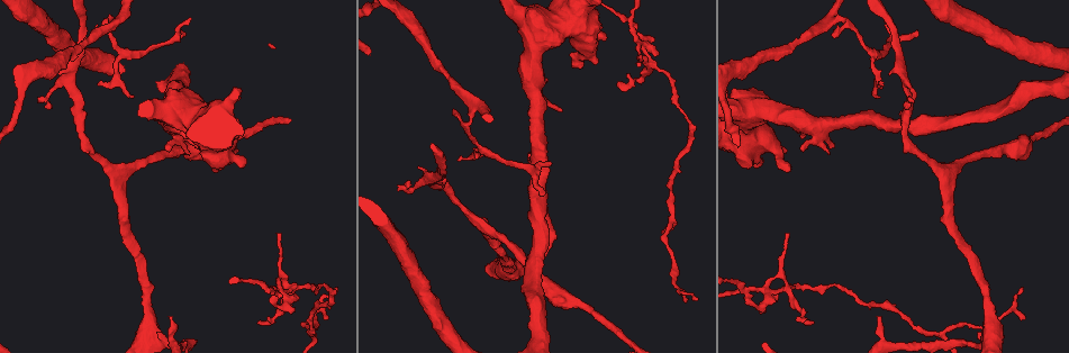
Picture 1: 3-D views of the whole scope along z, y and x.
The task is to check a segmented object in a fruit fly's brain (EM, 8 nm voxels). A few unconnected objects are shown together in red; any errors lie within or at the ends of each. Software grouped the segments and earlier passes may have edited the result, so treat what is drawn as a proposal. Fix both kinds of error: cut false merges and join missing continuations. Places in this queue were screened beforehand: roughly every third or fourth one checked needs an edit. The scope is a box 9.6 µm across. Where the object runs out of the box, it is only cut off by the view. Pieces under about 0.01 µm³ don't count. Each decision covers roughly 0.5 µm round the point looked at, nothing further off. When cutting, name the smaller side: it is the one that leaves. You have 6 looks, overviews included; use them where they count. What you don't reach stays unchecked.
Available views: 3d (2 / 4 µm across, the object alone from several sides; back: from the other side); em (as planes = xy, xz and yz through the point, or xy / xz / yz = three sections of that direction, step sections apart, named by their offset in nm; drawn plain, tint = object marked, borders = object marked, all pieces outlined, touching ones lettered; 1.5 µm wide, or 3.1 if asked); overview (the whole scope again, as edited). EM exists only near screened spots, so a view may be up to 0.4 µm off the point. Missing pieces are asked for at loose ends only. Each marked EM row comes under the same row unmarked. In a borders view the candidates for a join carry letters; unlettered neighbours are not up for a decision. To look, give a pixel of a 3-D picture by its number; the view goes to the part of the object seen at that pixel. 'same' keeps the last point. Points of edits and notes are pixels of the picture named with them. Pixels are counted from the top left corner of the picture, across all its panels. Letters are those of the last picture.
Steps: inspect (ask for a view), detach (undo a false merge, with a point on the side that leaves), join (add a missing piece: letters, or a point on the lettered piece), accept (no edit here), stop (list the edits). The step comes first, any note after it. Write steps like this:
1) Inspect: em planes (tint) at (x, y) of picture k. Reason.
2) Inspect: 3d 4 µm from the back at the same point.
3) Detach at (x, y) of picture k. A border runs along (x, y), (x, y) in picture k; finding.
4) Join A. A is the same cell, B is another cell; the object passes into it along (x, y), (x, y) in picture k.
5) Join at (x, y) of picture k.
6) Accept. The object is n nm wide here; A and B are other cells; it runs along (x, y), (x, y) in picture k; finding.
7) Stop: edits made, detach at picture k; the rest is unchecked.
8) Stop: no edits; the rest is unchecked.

Inspect: 3d 2 µm at (170, 319) of picture 1.

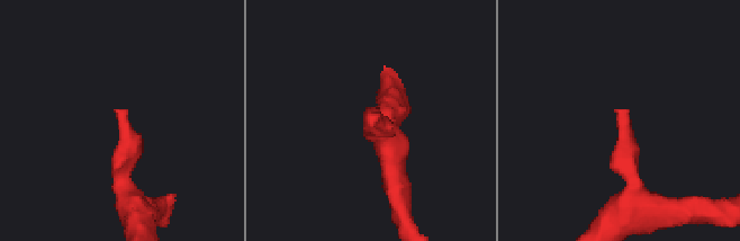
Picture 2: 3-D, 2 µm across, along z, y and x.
Inspect: em xy step 4 (tint) at (614, 112) of picture 2.

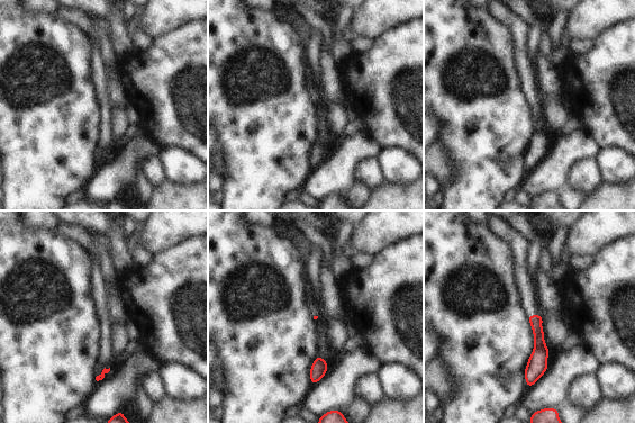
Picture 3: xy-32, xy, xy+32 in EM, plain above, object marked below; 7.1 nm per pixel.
Inspect: em planes (borders) at the same point.

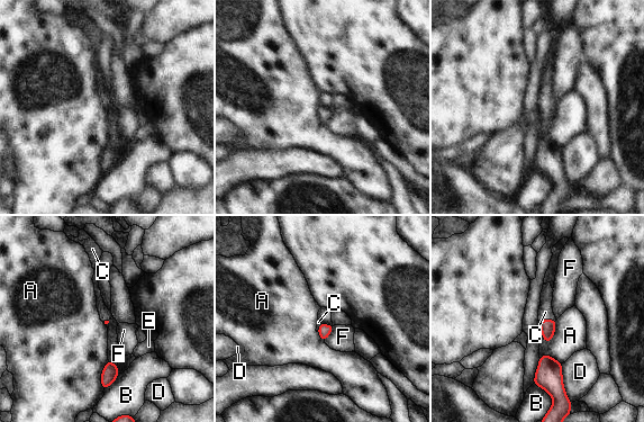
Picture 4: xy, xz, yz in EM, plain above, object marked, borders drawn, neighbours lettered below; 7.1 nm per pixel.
Join C. C is the same cell, A, B, D, E and F are other cells; the object passes into it along (547, 326), (546, 320), (545, 312) in picture 4; it goes on there.

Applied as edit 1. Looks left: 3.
Inspect: overview.

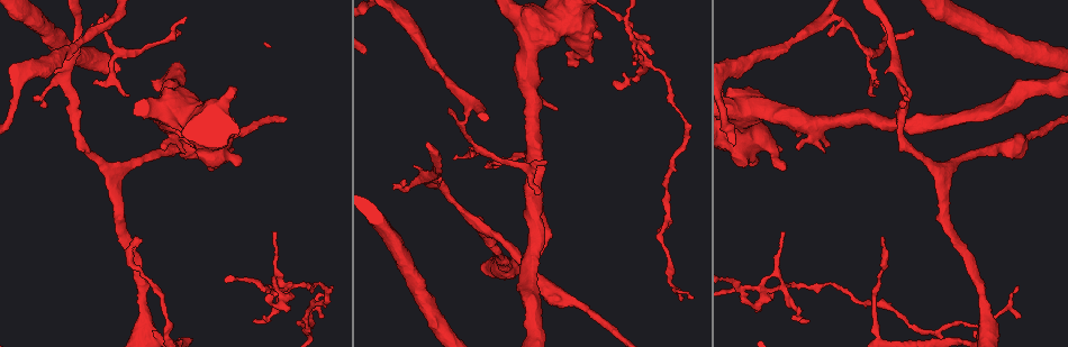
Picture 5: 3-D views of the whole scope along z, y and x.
Inspect: em yz step 8 (borders) at (626, 15) of picture 5.

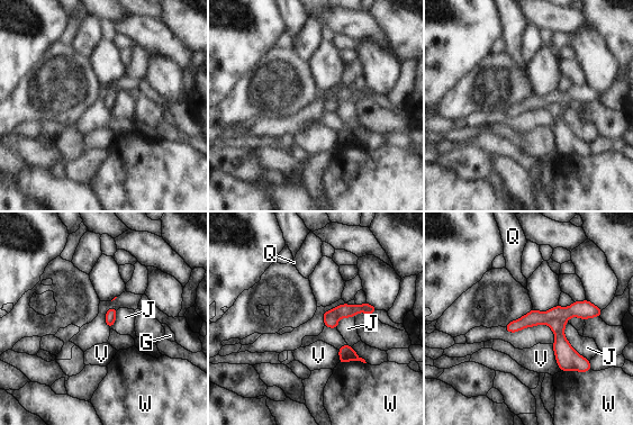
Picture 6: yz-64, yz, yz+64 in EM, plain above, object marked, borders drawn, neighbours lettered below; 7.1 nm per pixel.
Detach at (562, 349) of picture 6. G, J, Q, V and W are other cells; a border runs along (566, 322), (549, 319), (545, 323) in picture 6; two cells meet here.

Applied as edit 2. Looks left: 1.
Stop: edits made, join at picture 4, detach at picture 6; the rest is unchecked.

